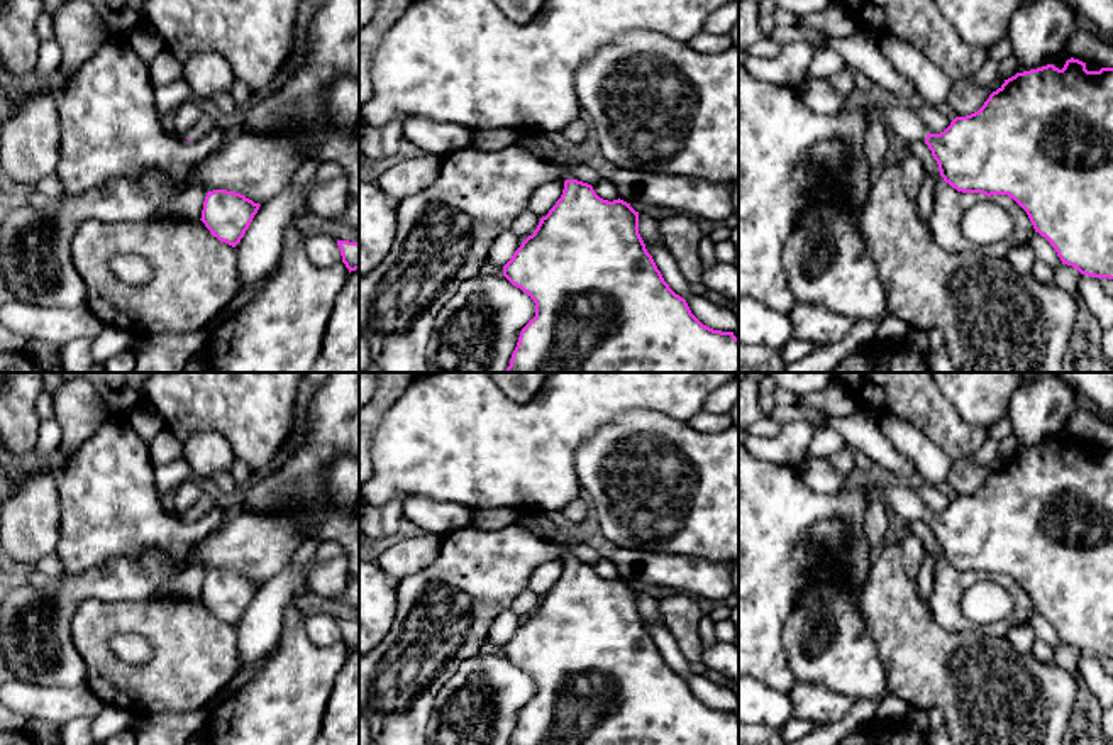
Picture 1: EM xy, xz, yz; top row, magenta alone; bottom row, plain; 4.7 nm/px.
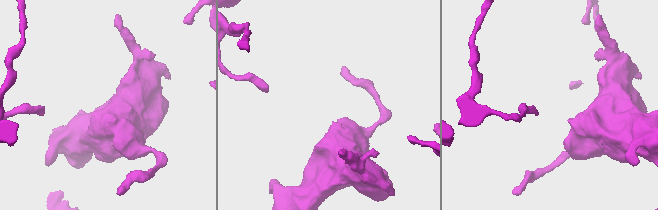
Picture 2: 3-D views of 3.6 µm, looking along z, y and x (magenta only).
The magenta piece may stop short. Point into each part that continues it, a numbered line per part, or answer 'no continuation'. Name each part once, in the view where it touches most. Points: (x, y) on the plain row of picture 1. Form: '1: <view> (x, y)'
1: yz (900, 496)

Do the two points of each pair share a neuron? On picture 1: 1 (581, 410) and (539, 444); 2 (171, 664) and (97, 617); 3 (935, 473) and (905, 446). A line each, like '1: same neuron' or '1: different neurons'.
1: same neuron
2: same neuron
3: same neuron

